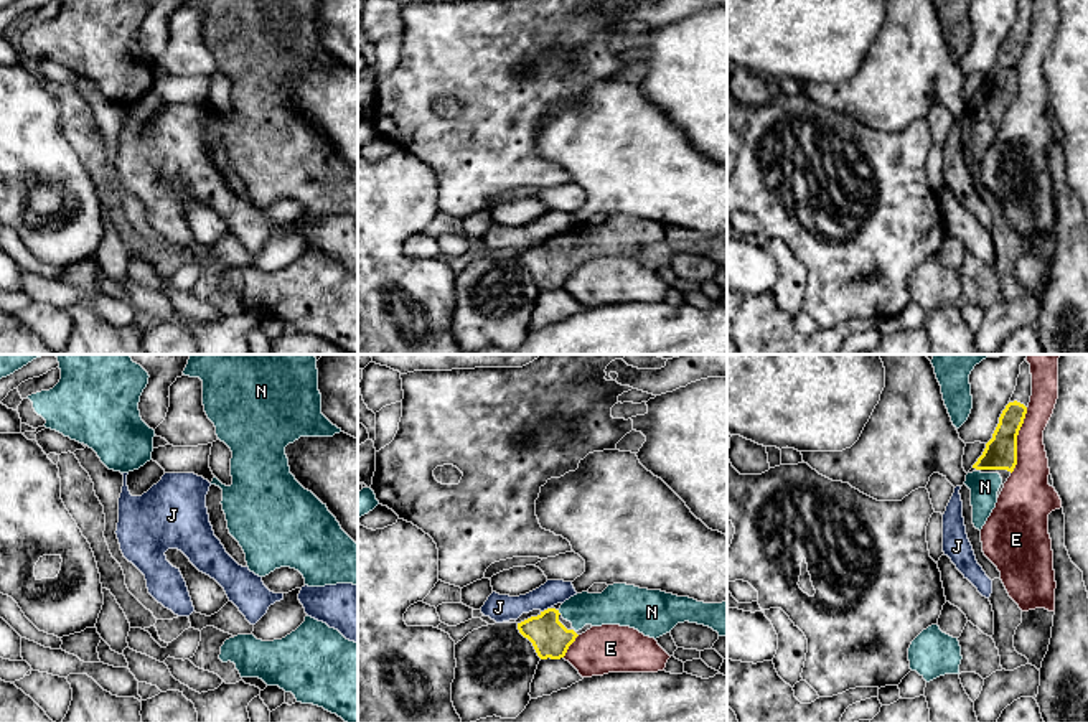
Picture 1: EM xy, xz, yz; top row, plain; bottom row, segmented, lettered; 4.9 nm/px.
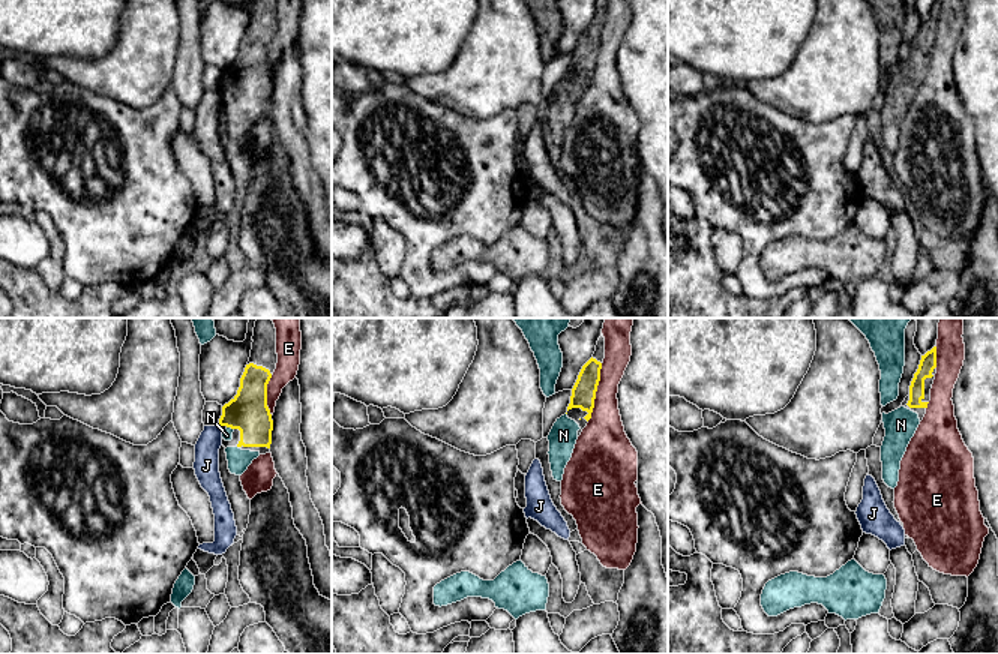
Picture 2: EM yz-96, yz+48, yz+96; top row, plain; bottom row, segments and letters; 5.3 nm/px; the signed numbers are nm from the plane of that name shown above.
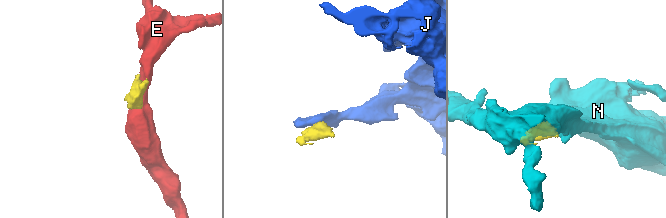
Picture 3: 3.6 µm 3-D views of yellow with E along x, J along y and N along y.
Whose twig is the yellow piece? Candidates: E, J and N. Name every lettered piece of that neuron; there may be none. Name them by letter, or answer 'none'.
N

